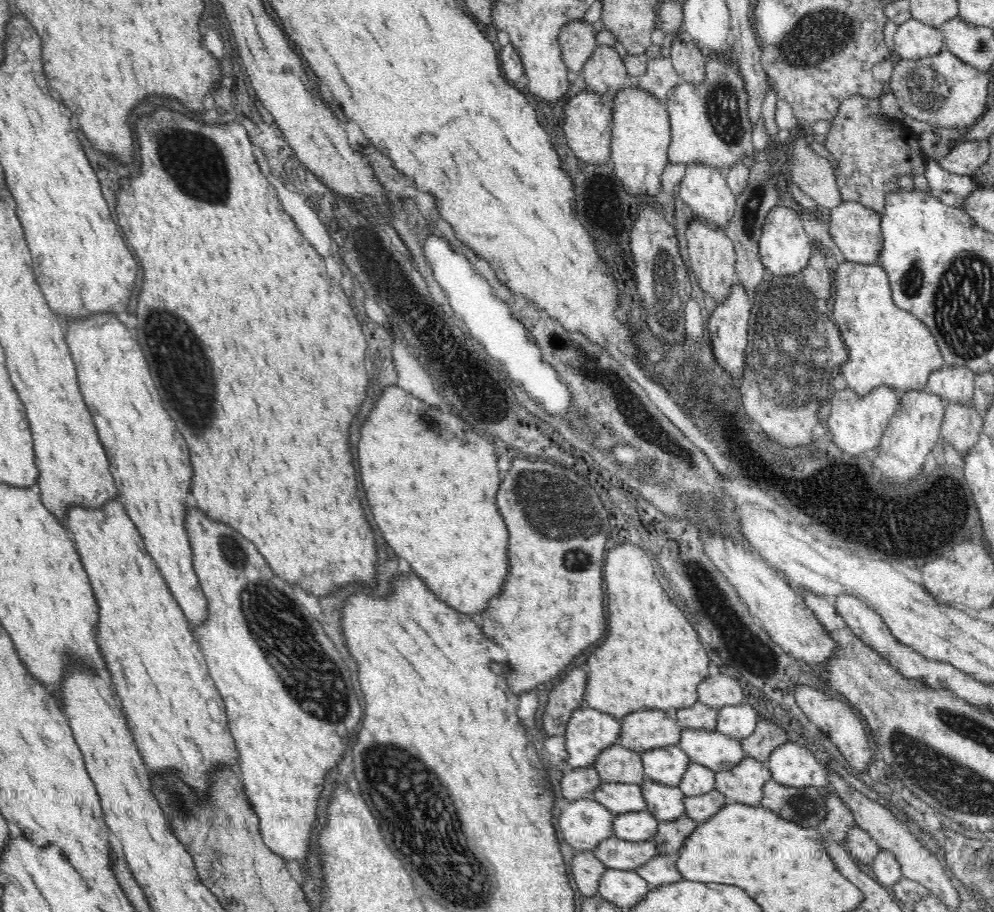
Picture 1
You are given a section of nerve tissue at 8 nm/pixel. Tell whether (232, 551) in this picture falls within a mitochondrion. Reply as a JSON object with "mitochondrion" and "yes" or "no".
{"mitochondrion":"yes"}

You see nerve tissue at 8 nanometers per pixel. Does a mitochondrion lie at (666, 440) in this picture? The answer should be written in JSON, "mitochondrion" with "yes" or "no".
{"mitochondrion":"yes"}

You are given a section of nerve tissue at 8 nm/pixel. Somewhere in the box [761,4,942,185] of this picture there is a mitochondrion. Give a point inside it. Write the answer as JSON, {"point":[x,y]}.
{"point":[818,37]}

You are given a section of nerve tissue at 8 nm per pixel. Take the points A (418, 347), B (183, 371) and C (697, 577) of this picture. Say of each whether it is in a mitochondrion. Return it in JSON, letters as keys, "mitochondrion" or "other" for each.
{"A":"other","B":"mitochondrion","C":"other"}

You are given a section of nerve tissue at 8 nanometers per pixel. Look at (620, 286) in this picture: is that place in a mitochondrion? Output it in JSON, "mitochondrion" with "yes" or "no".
{"mitochondrion":"no"}

